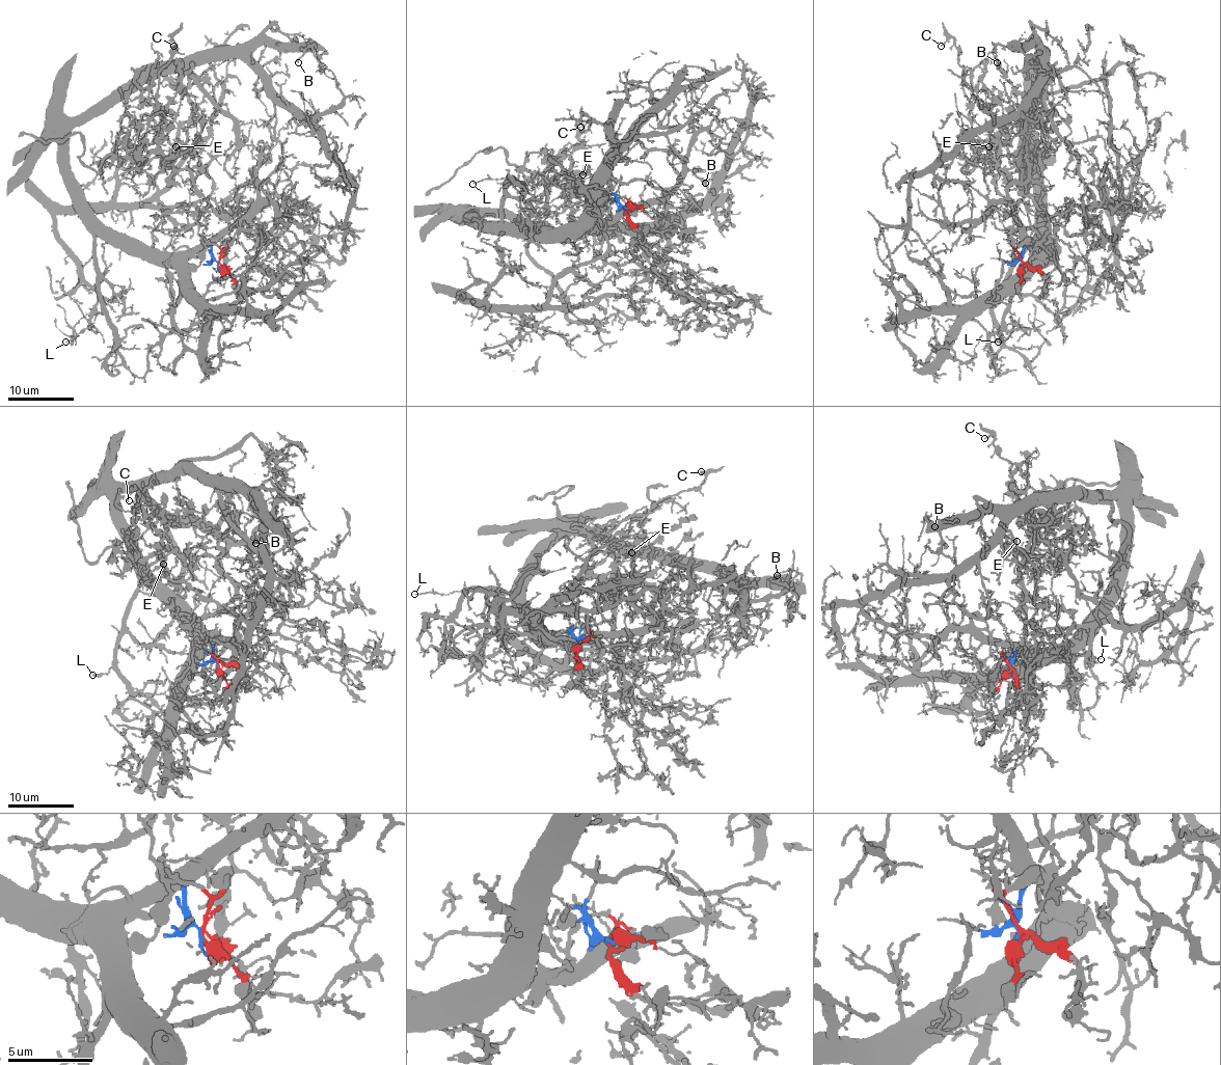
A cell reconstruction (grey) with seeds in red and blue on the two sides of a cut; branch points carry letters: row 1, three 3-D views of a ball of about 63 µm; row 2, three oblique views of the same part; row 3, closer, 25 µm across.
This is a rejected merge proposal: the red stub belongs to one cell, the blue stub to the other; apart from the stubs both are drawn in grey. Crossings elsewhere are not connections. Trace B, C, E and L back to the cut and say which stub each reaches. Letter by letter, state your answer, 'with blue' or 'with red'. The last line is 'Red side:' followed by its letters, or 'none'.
B: with blue
C: with red
E: with red
L: with blue
Red side: C, E

